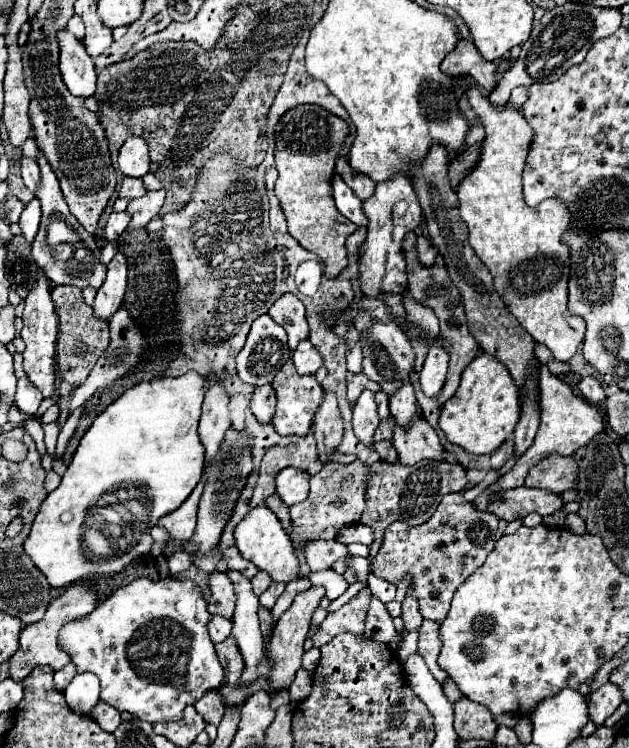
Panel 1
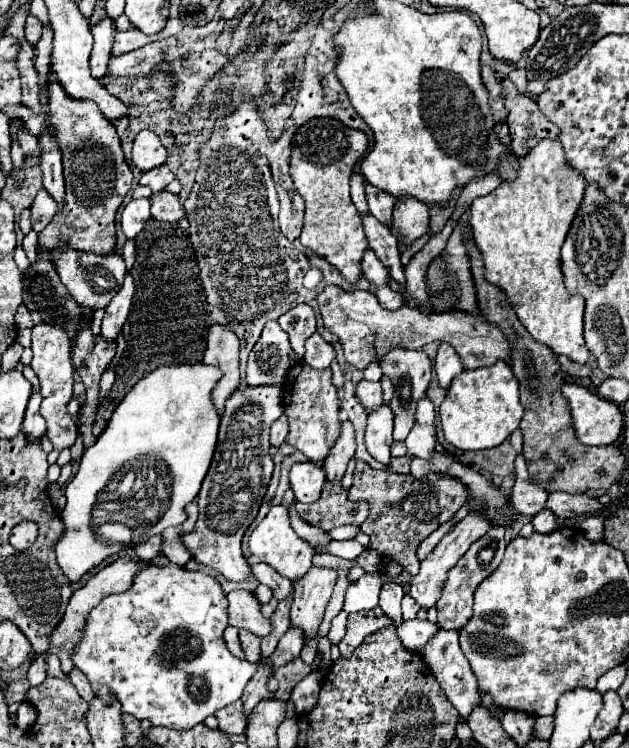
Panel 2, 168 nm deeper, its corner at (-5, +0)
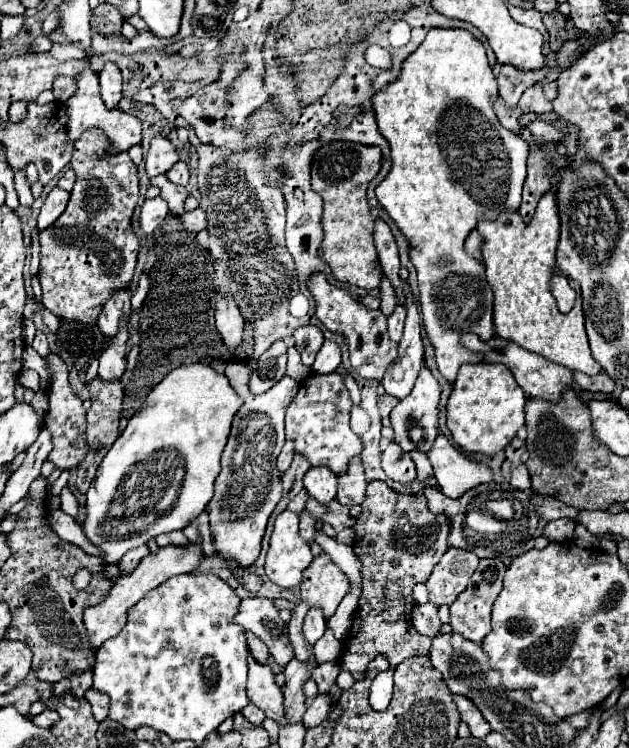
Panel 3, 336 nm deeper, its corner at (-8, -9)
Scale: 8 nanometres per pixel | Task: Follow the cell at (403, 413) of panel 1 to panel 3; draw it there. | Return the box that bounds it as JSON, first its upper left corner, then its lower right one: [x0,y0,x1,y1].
[427,434,493,498]

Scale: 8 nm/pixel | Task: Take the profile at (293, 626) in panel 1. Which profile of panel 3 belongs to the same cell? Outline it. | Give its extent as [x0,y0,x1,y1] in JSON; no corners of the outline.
[301,552,349,618]

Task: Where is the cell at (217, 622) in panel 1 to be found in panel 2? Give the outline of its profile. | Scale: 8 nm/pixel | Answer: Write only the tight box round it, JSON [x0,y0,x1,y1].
[224,627,244,657]

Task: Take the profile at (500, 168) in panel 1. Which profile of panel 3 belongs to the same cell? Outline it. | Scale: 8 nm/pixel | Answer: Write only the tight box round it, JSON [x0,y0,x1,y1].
[477,186,601,376]

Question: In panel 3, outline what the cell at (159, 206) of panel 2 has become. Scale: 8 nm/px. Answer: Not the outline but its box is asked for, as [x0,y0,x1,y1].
[181,208,207,232]

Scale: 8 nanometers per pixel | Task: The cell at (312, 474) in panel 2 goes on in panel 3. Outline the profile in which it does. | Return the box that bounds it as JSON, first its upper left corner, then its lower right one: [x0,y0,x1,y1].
[303,466,337,504]

